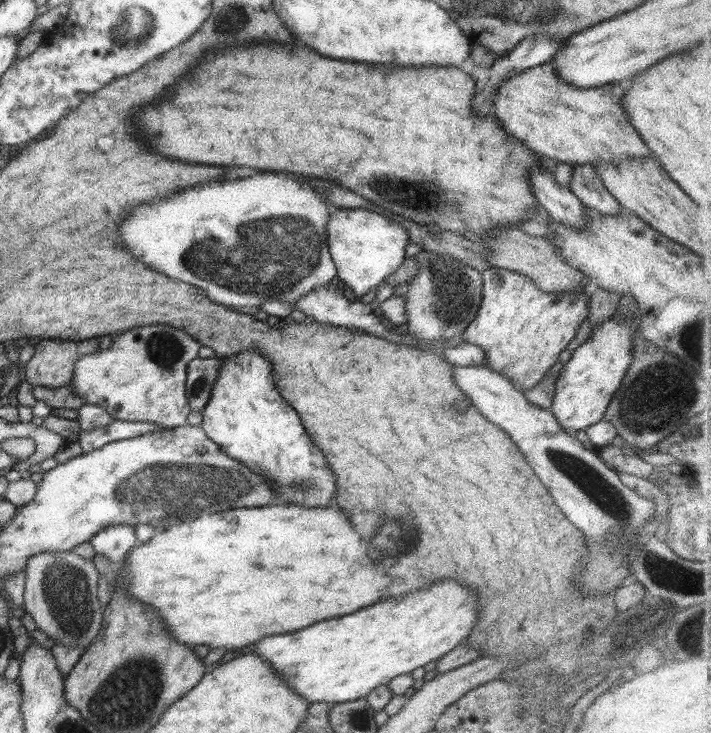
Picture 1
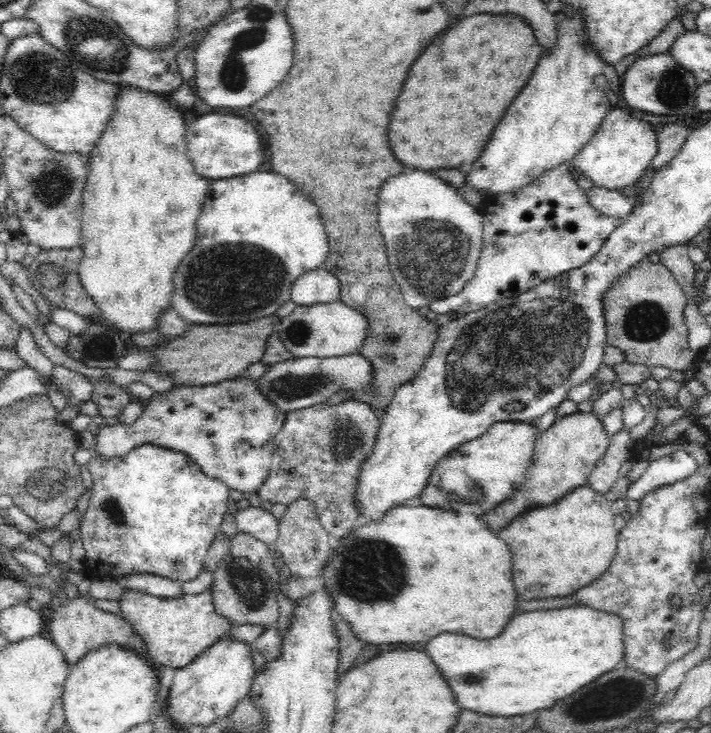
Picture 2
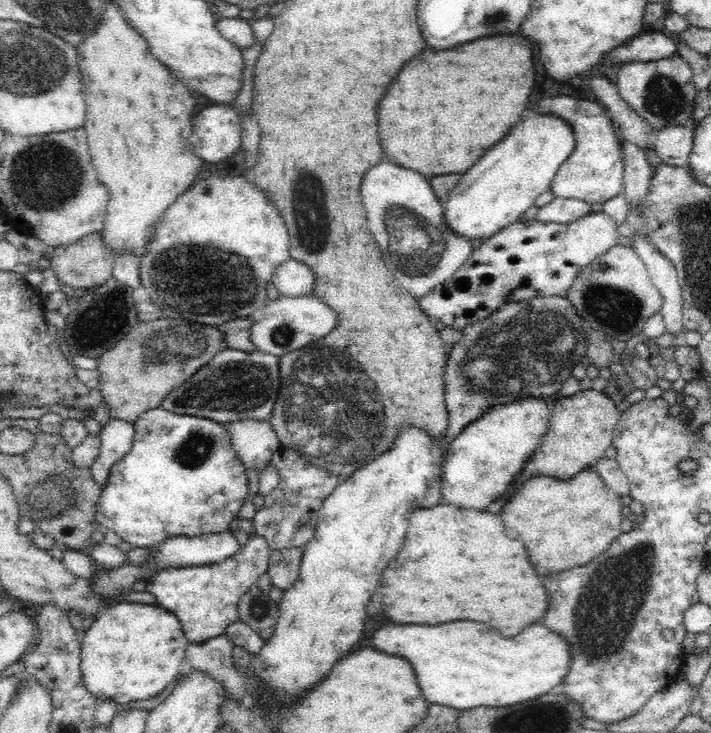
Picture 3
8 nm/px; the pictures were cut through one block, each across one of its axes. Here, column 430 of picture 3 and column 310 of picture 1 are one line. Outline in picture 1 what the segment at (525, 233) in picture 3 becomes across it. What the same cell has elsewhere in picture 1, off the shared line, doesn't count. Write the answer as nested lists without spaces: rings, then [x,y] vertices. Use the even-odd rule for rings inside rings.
[[[332,283],[320,288],[314,288],[310,294],[306,294],[304,298],[296,300],[294,304],[288,302],[264,302],[260,304],[261,317],[278,316],[280,319],[290,321],[292,317],[292,310],[296,309],[308,316],[309,320],[314,320],[321,324],[330,324],[332,327],[345,327],[348,329],[356,329],[366,332],[376,337],[385,338],[389,336],[389,332],[382,325],[379,314],[374,305],[366,305],[362,302],[352,302],[348,300],[343,294],[343,289],[337,288]]]

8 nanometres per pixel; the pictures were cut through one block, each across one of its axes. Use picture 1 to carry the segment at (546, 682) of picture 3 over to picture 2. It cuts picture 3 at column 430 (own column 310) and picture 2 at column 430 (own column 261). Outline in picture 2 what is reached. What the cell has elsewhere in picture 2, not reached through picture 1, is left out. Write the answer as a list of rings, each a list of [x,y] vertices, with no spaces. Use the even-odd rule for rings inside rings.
[[[572,605],[554,610],[538,610],[514,616],[504,632],[490,640],[474,640],[462,634],[440,634],[426,644],[426,652],[450,685],[456,702],[491,717],[522,716],[554,706],[558,700],[574,694],[594,678],[610,672],[624,659],[622,617],[589,606]]]

